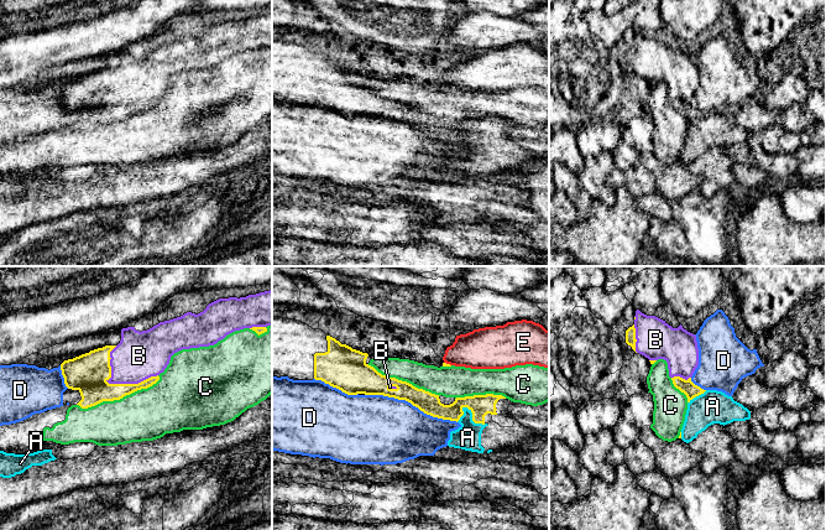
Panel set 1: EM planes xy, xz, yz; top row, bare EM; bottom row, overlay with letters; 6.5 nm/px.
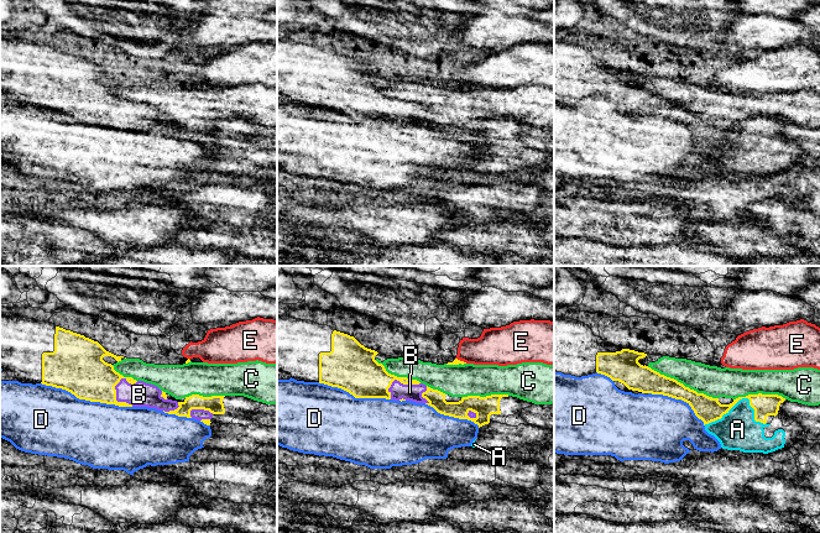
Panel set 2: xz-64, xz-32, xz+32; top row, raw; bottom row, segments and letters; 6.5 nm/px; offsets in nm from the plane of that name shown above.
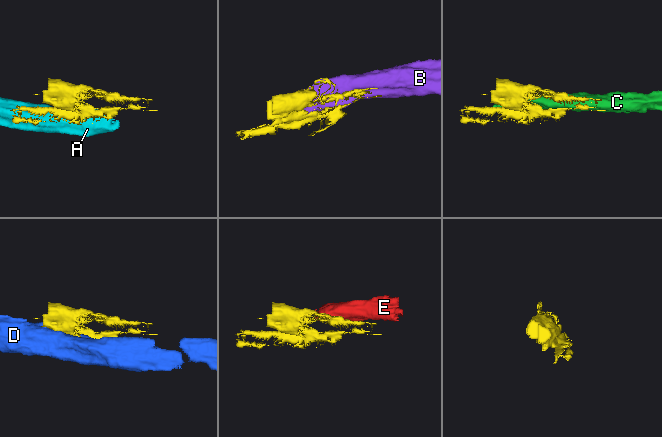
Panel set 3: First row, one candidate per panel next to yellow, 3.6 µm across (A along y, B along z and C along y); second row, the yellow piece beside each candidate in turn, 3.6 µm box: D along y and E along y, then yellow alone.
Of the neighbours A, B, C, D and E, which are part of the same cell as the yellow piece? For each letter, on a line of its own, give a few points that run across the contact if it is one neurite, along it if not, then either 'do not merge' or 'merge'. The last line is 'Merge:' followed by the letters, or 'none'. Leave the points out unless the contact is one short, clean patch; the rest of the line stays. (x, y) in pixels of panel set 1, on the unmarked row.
A: do not merge
B: merge
C: do not merge
D: do not merge
E: xz (444, 84), (450, 88) | do not merge
Merge: B

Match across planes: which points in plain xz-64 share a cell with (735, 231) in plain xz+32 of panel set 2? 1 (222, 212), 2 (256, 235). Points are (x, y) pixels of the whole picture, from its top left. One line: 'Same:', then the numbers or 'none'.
Same: 2

